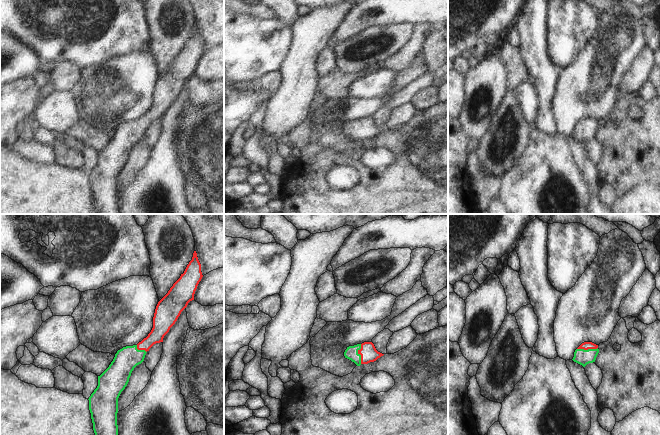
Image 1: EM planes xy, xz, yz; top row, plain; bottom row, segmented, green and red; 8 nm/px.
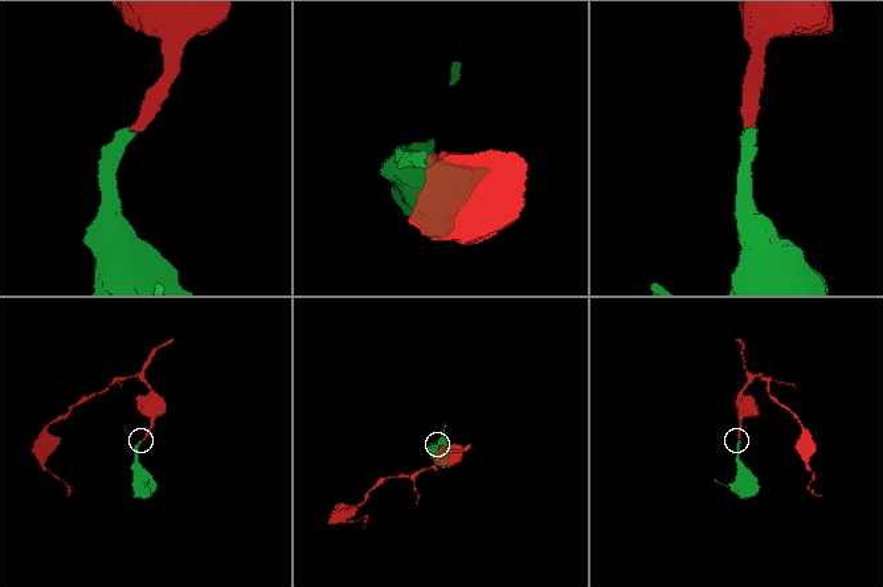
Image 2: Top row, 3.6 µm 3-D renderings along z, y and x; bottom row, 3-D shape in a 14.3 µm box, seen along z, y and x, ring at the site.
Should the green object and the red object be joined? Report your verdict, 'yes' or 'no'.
yes

